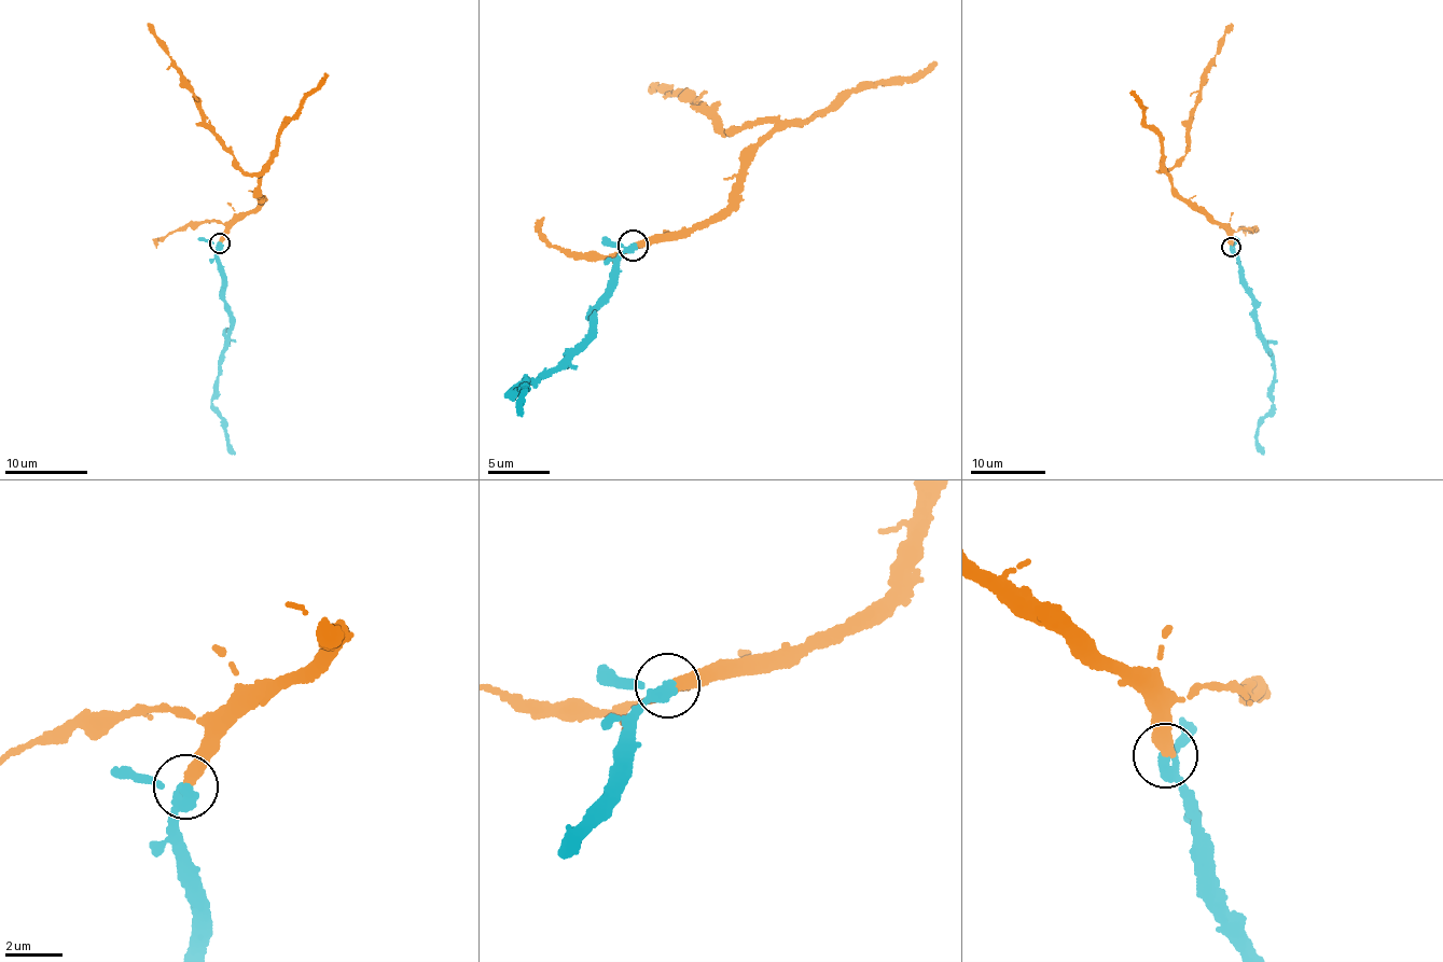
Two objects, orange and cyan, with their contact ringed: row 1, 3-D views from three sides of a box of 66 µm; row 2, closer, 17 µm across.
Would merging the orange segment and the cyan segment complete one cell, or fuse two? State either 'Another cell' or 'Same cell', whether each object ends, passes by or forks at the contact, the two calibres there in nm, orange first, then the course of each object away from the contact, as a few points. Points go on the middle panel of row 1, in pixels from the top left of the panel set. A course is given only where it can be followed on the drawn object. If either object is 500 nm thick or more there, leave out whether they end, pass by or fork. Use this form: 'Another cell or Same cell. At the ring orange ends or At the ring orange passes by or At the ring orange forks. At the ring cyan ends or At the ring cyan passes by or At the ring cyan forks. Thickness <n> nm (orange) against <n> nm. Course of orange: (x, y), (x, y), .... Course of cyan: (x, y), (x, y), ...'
Same cell. At the ring orange ends. At the ring cyan passes by. Thickness 420 nm (orange) against 320 nm. Course of orange: (634, 246), (703, 226), (726, 206), (746, 157), (775, 125), (744, 123), (730, 135), (687, 89), (651, 88). Course of cyan: (634, 246), (614, 261), (583, 339), (557, 367), (510, 389), (524, 387), (521, 415)

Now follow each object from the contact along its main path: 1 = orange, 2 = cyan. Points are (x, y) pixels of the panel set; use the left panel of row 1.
1: (220, 242), (260, 205), (257, 193), (262, 171), (243, 172), (149, 24)
2: (220, 242), (216, 260), (231, 329), (219, 364), (219, 384), (211, 403), (218, 409), (227, 447), (234, 454)

